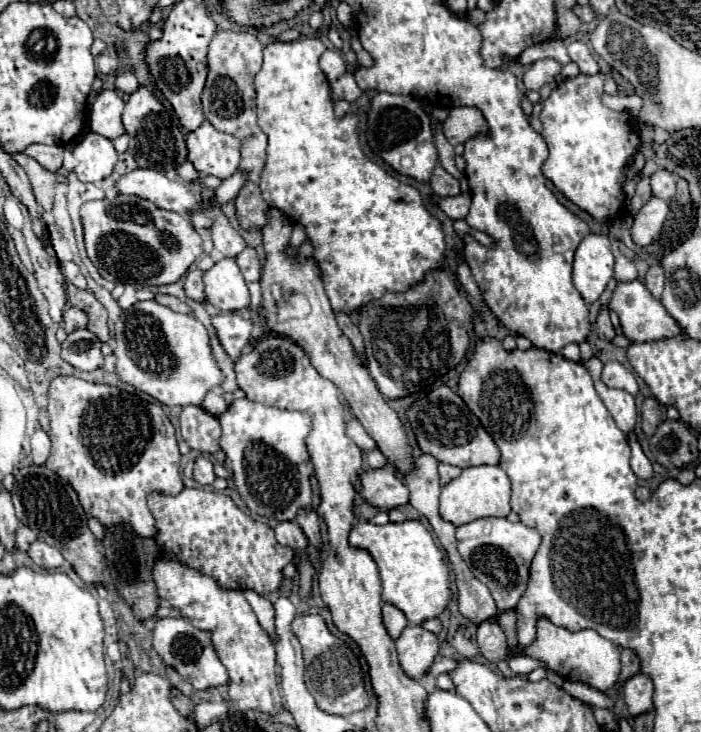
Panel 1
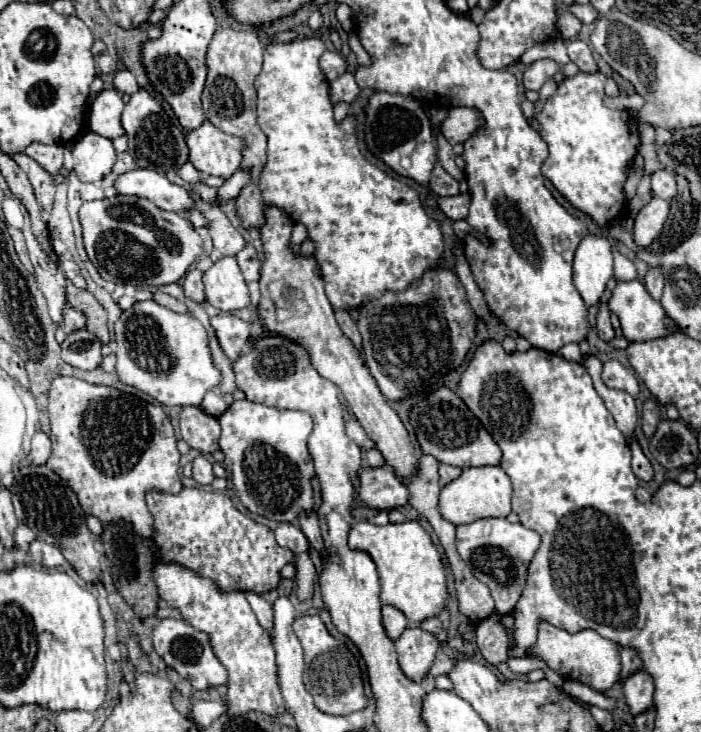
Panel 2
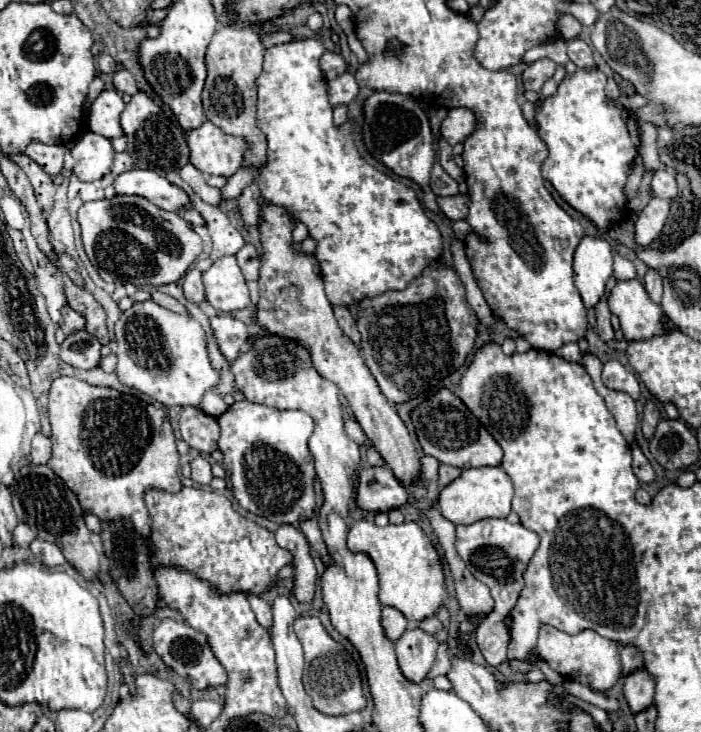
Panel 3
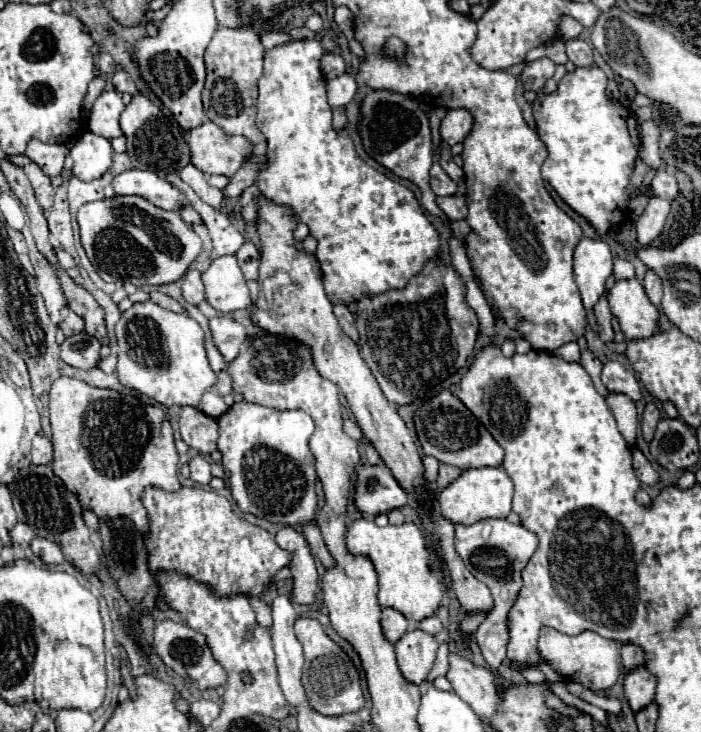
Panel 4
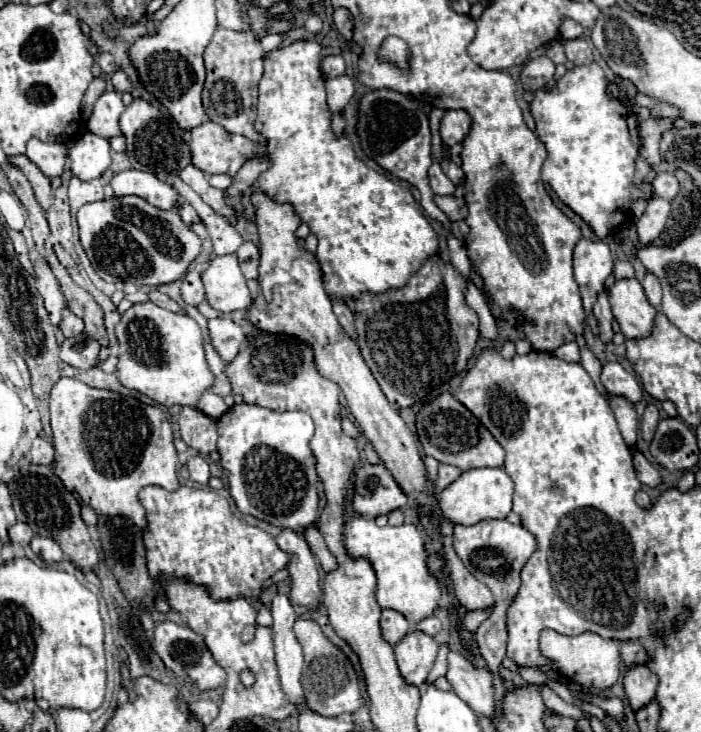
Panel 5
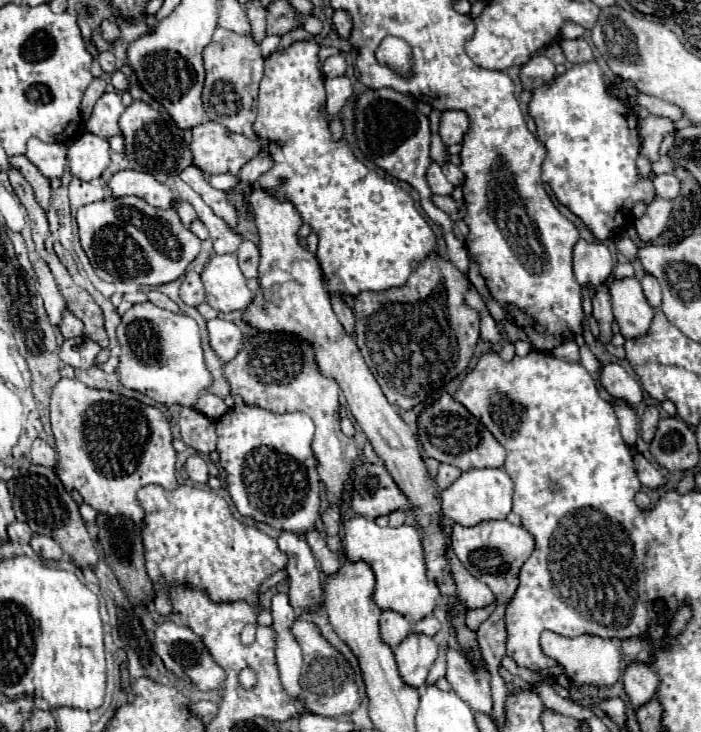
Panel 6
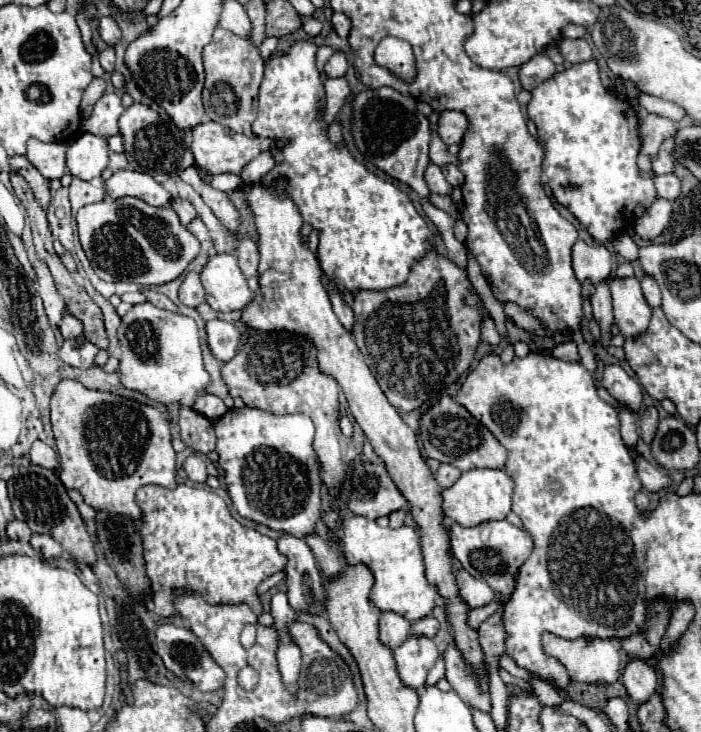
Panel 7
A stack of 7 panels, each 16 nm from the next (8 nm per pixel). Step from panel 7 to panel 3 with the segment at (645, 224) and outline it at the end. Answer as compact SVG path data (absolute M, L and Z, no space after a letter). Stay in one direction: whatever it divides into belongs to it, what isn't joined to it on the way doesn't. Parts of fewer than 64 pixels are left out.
M654 196L648 202L648 206L642 210L642 214L636 220L636 242L640 246L648 246L662 232L668 212L670 212L668 200Z

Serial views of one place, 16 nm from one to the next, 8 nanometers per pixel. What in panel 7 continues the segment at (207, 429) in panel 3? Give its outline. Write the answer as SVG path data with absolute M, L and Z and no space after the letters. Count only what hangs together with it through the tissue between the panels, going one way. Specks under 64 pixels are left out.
M192 408L180 410L180 436L186 446L196 450L198 454L208 454L216 448L214 424Z

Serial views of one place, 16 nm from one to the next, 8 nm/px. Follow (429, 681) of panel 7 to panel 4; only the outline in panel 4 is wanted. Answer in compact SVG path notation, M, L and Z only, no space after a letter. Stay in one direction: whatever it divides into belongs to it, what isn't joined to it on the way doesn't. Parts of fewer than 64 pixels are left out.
M442 644L438 648L438 656L436 656L436 662L434 662L434 668L430 670L428 674L428 680L434 682L438 676L444 676L448 672L448 646Z

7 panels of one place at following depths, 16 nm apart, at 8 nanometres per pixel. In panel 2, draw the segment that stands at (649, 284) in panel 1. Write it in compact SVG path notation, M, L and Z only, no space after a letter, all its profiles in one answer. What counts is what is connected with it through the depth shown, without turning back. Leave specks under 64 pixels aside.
M650 268L650 270L646 272L644 286L646 286L646 290L650 292L650 296L652 296L656 302L660 302L662 286L664 286L664 278L662 278L662 274L660 274L660 270L658 270L658 268Z

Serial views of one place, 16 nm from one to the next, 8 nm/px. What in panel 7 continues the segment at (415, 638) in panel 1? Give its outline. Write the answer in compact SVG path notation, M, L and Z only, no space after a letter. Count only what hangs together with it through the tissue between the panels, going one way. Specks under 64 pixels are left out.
M410 636L400 648L394 650L394 660L402 684L412 690L424 688L428 668L434 666L436 658L438 650L430 638Z

